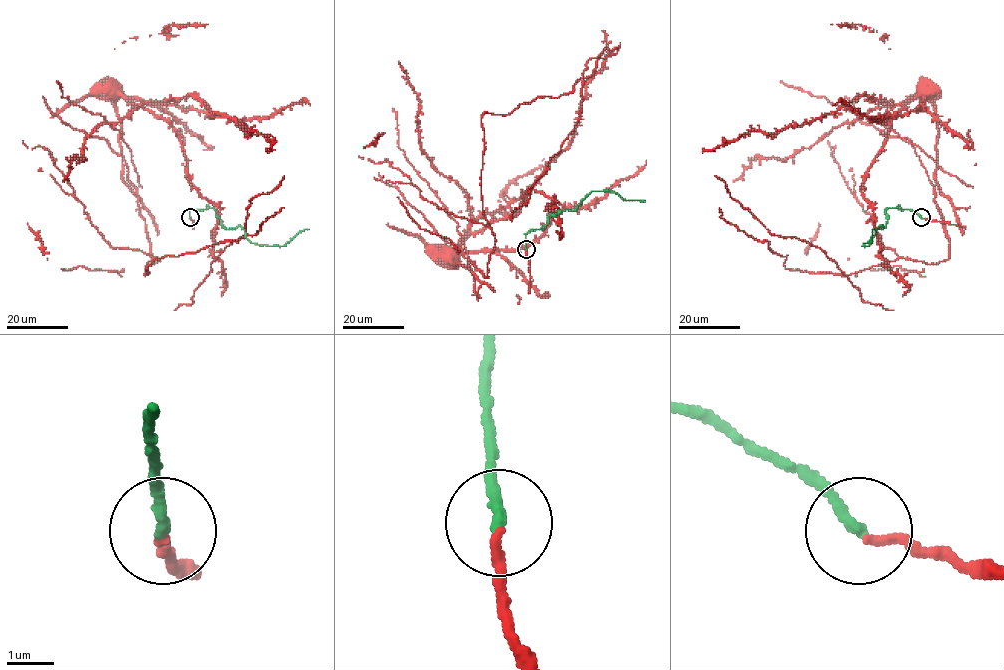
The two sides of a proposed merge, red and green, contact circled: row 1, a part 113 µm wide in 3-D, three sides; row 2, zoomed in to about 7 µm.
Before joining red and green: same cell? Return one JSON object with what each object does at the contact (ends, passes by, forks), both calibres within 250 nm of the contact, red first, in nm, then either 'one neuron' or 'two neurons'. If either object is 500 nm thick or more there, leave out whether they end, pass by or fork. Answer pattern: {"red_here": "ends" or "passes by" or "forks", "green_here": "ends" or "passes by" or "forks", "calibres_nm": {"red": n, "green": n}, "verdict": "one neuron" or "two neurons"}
{"red_here": "ends", "green_here": "ends", "calibres_nm": {"red": 200, "green": 240}, "verdict": "one neuron"}

